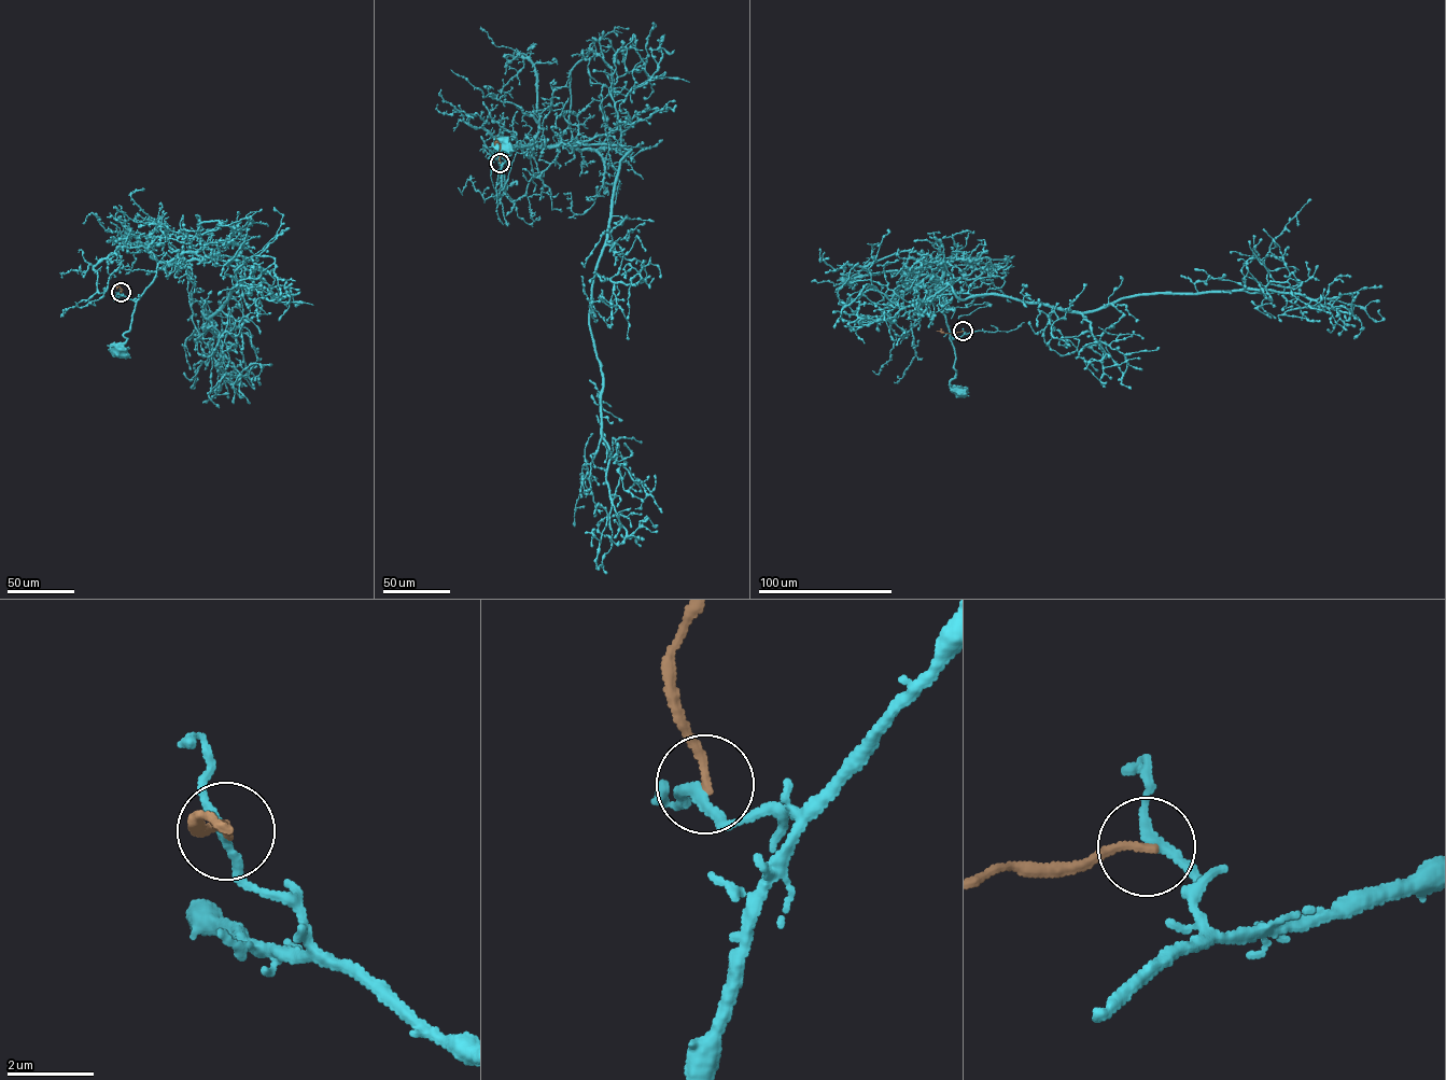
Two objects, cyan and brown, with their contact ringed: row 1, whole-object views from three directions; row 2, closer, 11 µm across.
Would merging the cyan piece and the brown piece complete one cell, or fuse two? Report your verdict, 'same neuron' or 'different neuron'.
different neuron

